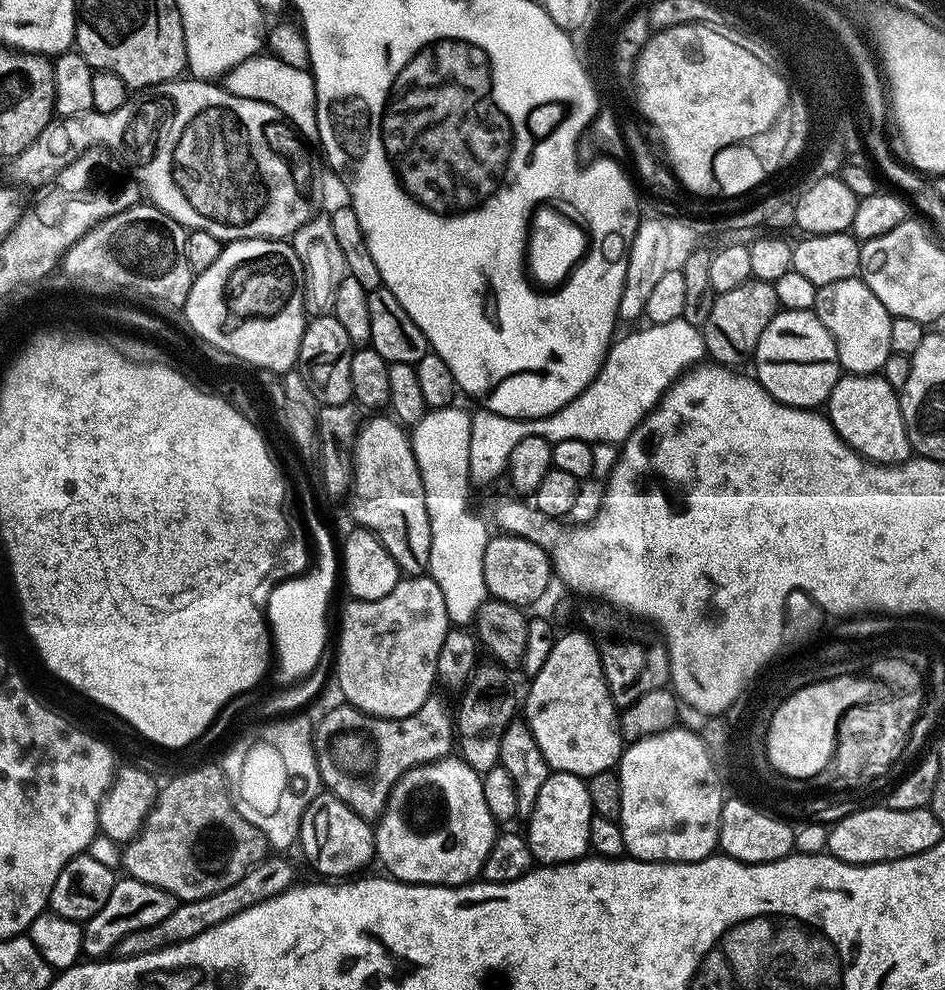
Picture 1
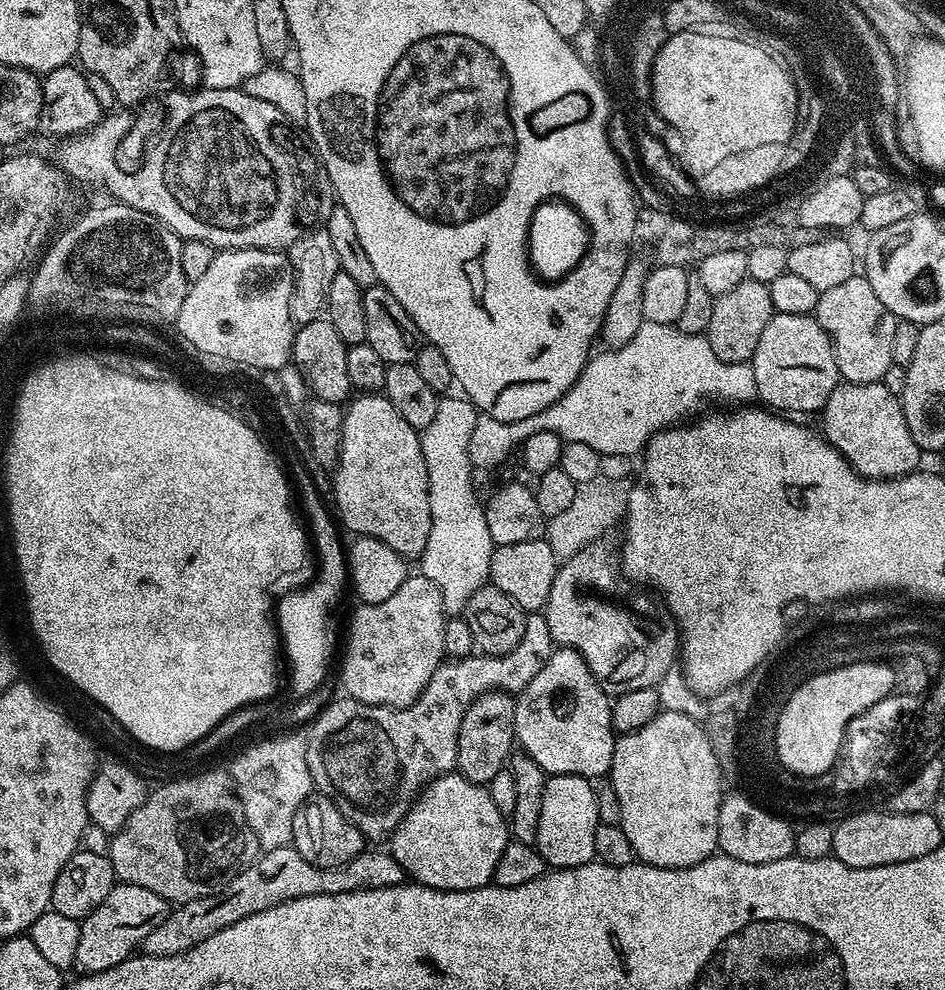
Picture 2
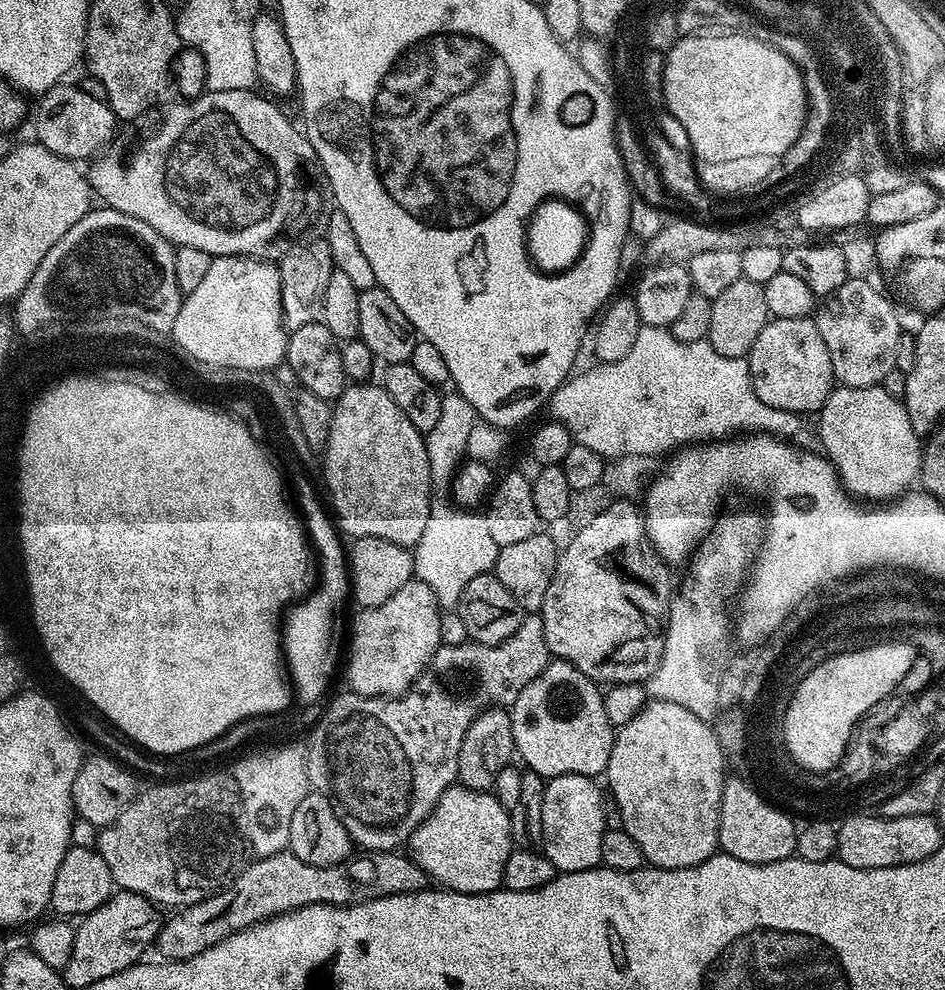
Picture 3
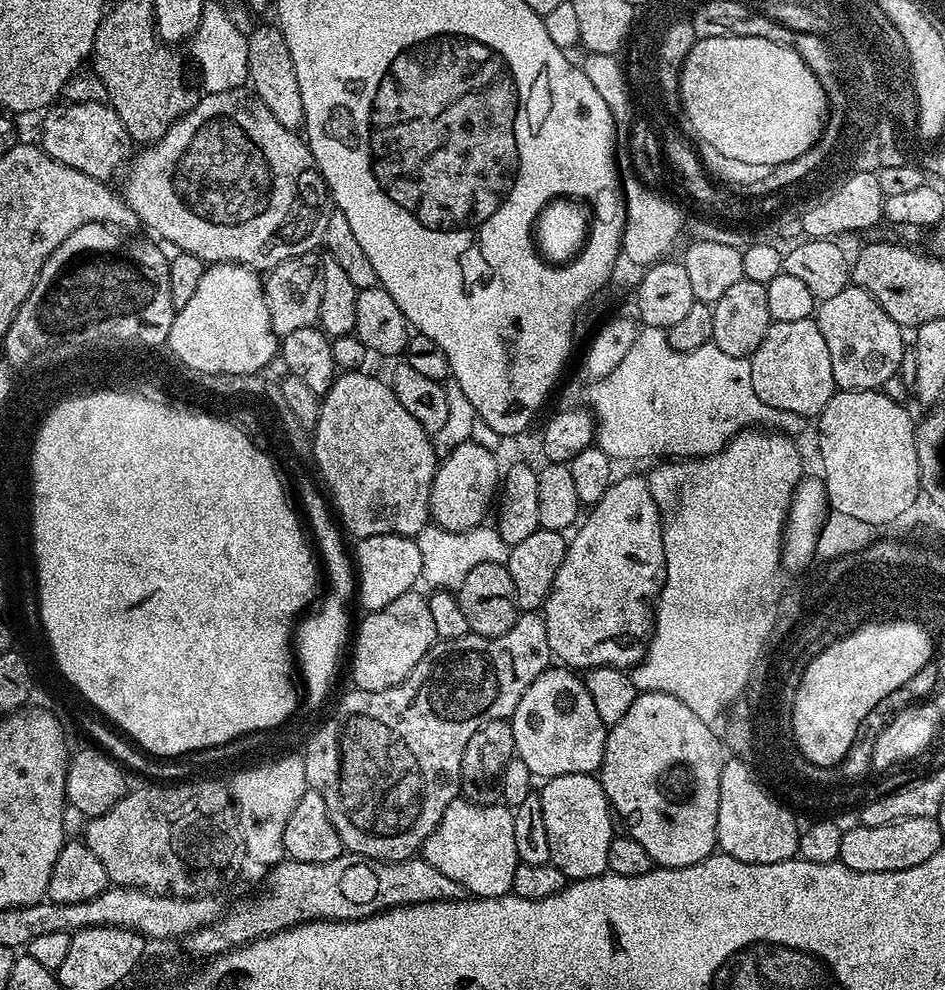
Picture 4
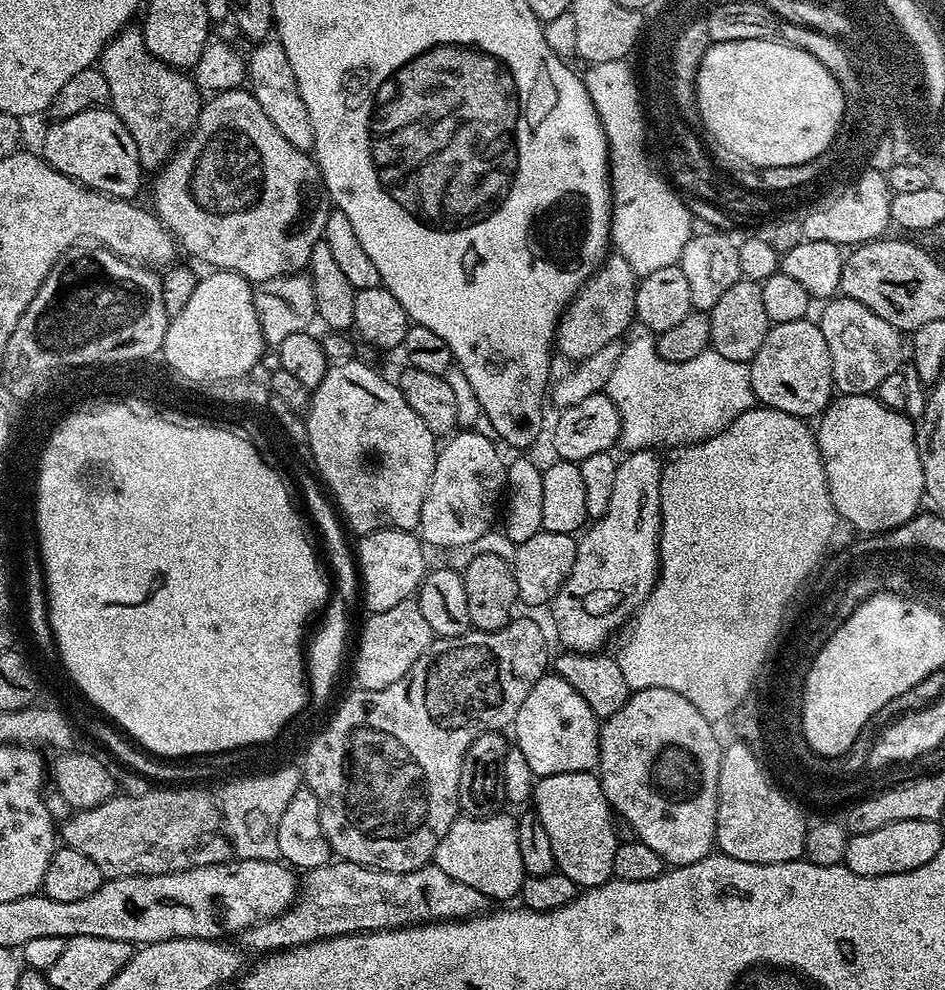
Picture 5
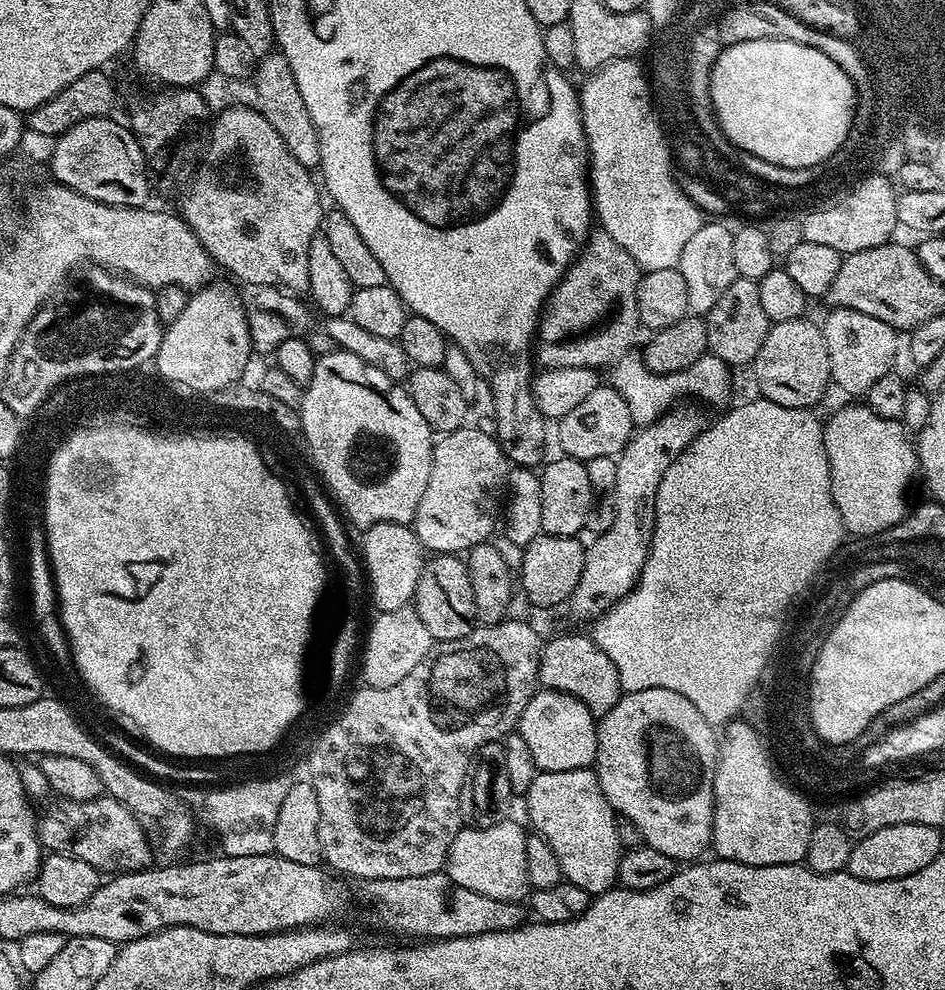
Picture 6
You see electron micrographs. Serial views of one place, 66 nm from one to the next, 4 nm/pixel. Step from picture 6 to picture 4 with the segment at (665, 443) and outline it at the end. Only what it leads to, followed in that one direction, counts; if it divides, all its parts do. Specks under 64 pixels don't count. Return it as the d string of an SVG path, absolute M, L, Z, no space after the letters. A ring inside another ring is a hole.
M643 475L613 479L589 512L575 529L576 537L568 540L562 566L554 574L554 586L544 599L546 638L553 657L573 670L631 670L648 652L654 627L654 597L664 585L662 513Z

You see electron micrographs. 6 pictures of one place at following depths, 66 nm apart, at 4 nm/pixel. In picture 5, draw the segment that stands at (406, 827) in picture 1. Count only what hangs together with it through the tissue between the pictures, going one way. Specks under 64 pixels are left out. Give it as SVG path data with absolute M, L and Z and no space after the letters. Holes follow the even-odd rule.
M467 814L461 815L450 826L450 830L446 830L446 838L442 838L442 842L438 842L438 850L434 857L434 863L436 867L440 868L444 873L450 874L450 878L454 878L458 882L463 882L465 886L474 886L474 890L482 890L482 894L488 896L489 901L496 902L496 900L504 900L500 902L512 902L519 897L520 887L524 881L524 867L522 866L522 853L518 851L518 826L516 825L517 817L504 816L505 814L493 814L490 816L469 816Z

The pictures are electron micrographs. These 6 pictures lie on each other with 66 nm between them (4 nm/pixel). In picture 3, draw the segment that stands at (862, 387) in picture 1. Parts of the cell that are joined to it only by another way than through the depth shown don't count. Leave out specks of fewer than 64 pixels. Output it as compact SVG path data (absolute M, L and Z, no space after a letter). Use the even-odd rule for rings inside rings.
M833 387L818 419L823 455L835 466L849 496L857 501L892 502L919 481L924 461L922 437L910 426L903 400L886 394L884 387Z

